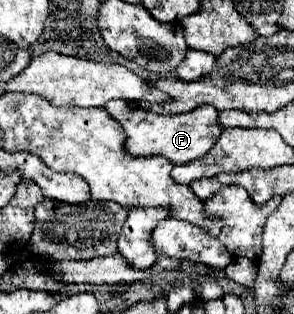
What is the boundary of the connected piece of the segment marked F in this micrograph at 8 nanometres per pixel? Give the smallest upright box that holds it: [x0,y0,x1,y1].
[105,98,221,164]

